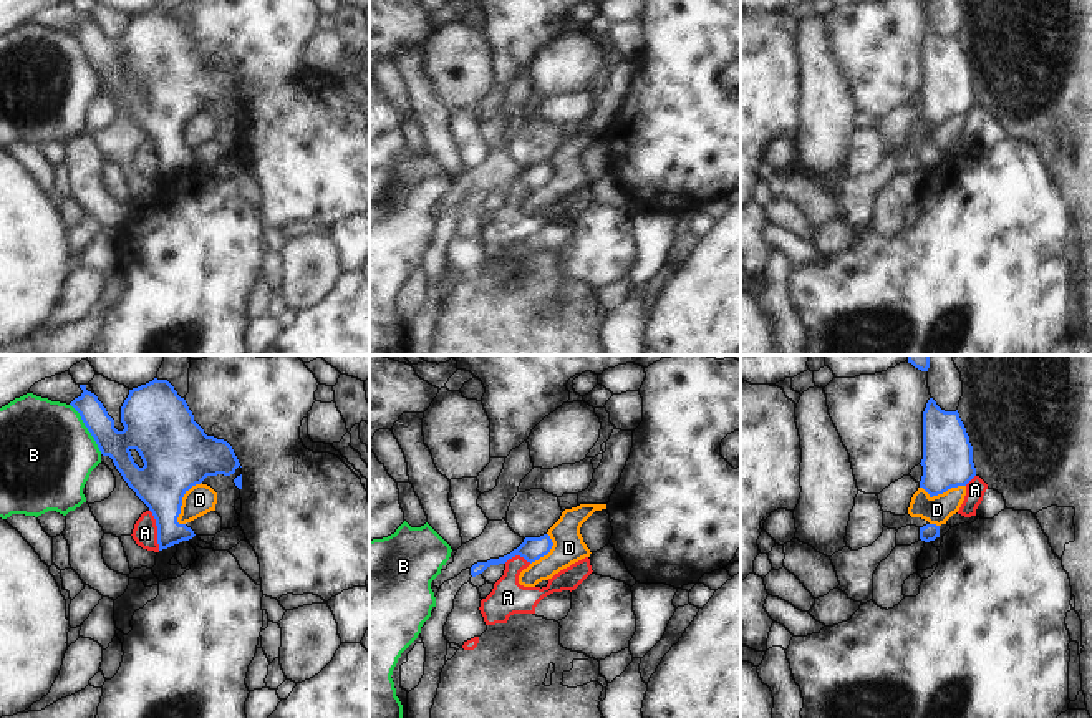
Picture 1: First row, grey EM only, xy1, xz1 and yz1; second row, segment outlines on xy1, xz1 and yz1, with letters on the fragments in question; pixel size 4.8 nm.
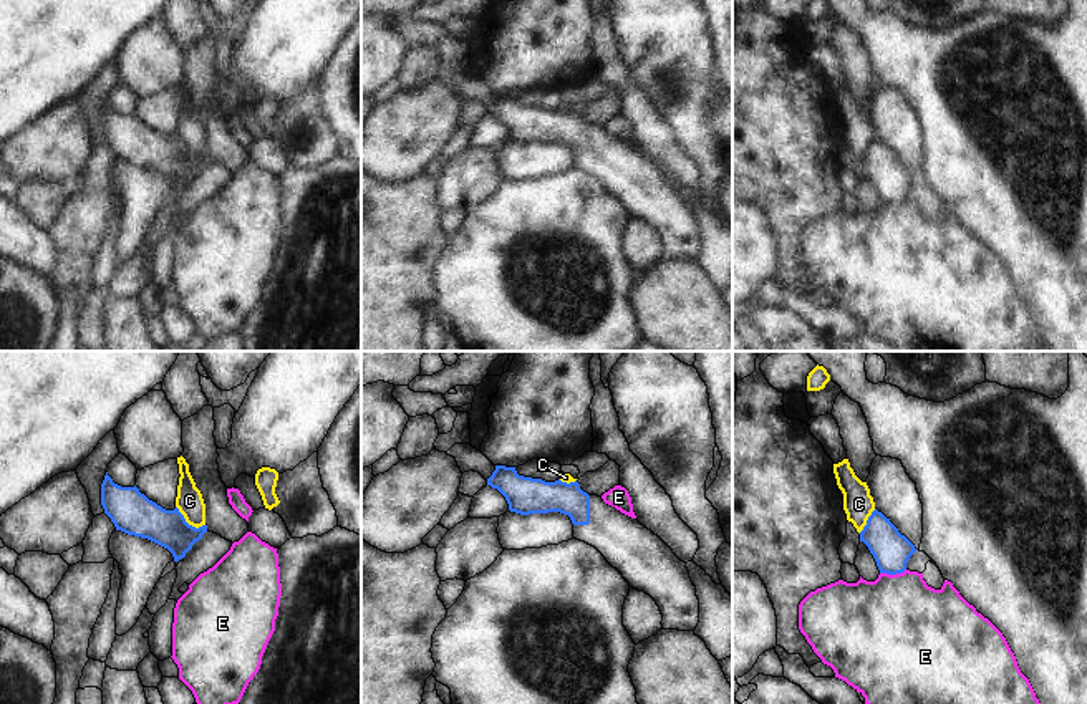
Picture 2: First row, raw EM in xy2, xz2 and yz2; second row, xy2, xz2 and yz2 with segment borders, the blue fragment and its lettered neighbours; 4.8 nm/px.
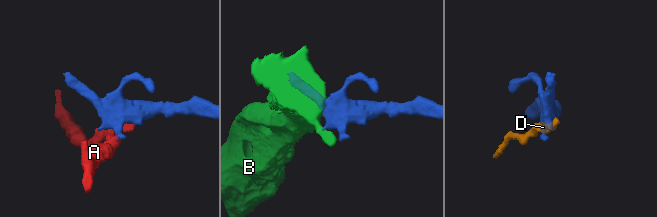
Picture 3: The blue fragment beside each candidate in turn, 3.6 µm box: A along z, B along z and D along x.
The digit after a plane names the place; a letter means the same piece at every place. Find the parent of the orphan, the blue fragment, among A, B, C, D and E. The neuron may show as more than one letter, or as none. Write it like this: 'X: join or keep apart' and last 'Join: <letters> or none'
A: keep apart
B: keep apart
C: keep apart
D: keep apart
E: keep apart
Join: none

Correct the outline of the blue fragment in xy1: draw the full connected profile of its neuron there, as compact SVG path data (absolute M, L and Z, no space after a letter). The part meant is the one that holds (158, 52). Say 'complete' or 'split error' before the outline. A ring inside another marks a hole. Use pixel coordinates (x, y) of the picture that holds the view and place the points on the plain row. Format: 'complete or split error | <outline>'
complete | M157 8L129 18L121 35L123 60L114 56L114 48L108 43L98 25L80 13L83 22L70 33L80 41L85 55L94 66L103 85L109 85L128 114L149 136L157 154L159 179L196 163L186 153L179 153L184 123L207 104L230 104L240 95L232 75L214 65L207 65L194 50L184 27L177 23L167 8Z

